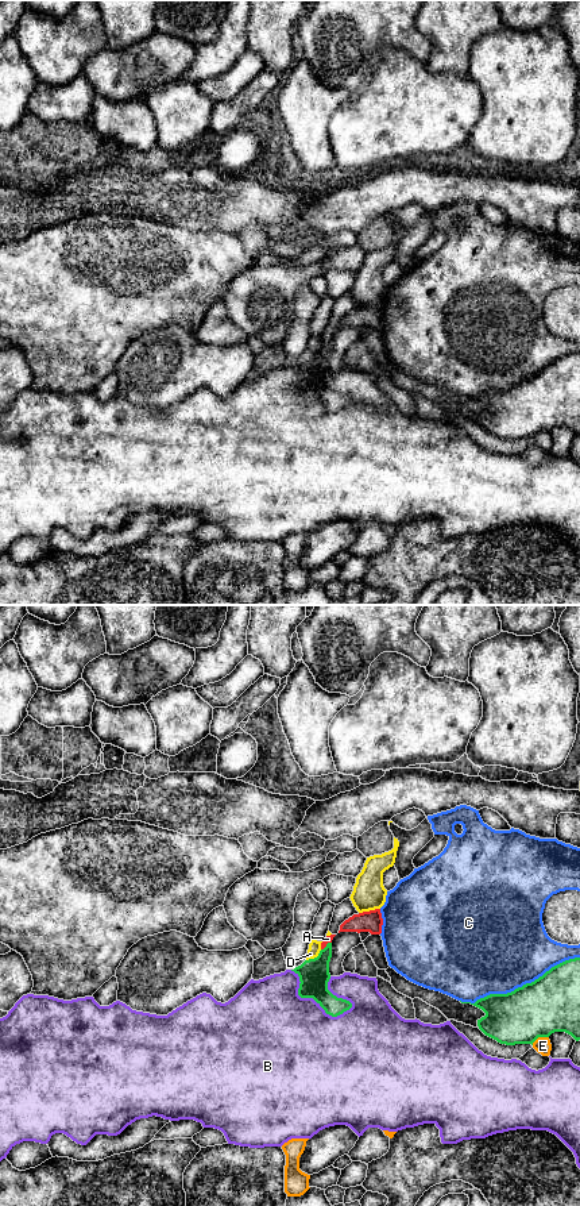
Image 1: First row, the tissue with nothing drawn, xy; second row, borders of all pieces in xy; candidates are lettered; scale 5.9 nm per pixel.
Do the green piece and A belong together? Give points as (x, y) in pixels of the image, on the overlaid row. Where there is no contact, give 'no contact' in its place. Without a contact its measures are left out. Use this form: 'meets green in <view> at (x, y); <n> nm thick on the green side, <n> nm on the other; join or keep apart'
meets green in xy at (327, 946); 180 nm thick on the green side, 50 nm on the other; keep apart

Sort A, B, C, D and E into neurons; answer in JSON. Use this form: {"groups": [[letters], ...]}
{"groups": [["A", "E"], ["B"], ["C"], ["D"]]}

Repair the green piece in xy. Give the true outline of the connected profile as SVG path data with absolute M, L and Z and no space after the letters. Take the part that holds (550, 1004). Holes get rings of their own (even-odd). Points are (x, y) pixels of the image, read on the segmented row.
M580 958L565 960L531 983L507 994L490 994L471 1003L486 1016L477 1020L479 1029L500 1044L531 1044L538 1037L565 1032L580 1040Z

